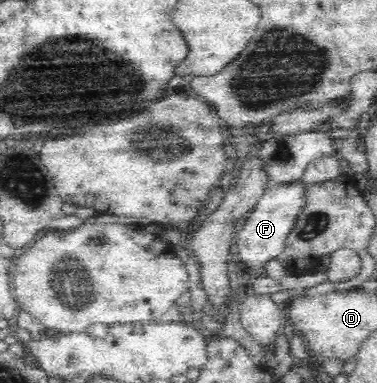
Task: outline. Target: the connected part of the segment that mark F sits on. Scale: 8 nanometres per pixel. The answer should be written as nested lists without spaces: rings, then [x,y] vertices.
[[[295,181],[295,183],[283,183],[269,189],[259,198],[250,215],[240,224],[235,235],[237,250],[234,256],[237,262],[253,276],[264,274],[272,259],[276,259],[280,253],[283,253],[286,237],[304,204],[304,197],[302,197],[304,187],[305,183],[302,181]]]

